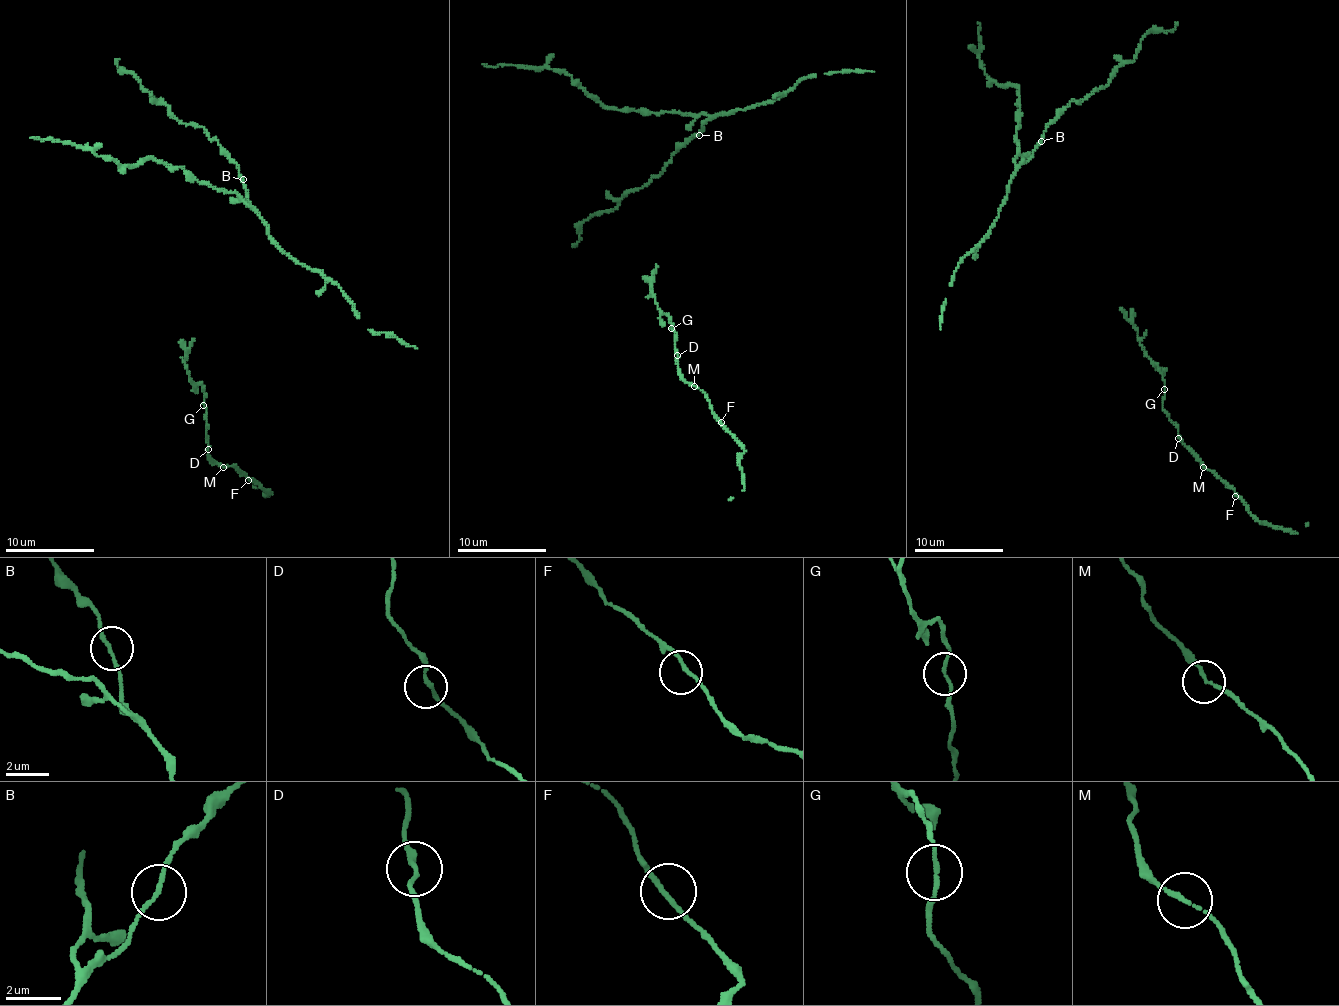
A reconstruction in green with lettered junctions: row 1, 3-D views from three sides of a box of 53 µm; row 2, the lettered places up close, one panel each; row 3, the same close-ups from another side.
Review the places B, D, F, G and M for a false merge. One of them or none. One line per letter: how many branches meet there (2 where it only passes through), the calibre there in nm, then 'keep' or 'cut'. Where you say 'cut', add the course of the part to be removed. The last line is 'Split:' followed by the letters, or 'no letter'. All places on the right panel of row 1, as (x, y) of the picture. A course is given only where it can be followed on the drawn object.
B: 2 | 140 nm | keep
D: 2 | 140 nm | keep
F: 2 | 140 nm | keep
G: 2 | 140 nm | keep
M: 2 | 130 nm | keep
Split: no letter

